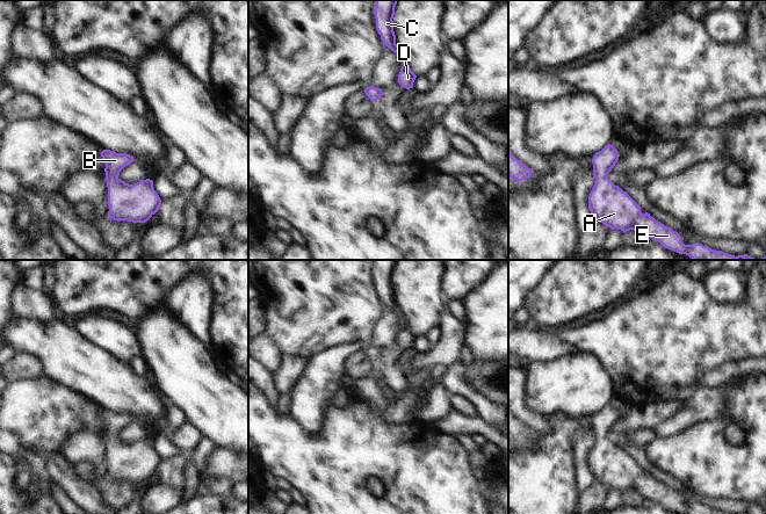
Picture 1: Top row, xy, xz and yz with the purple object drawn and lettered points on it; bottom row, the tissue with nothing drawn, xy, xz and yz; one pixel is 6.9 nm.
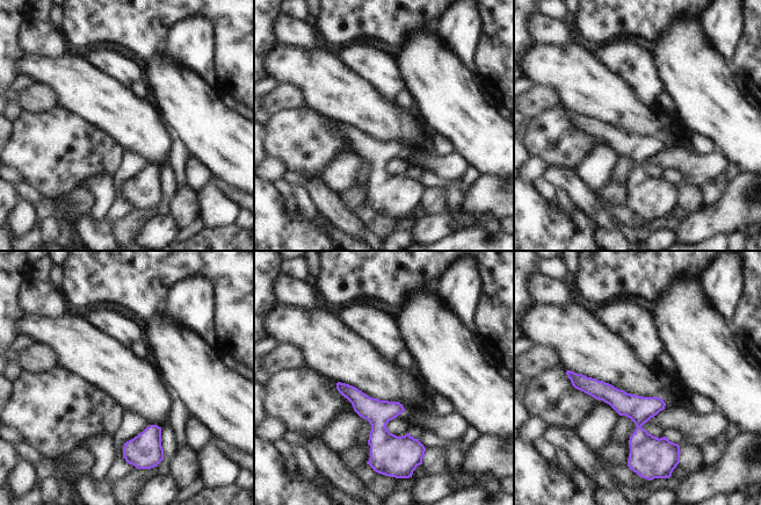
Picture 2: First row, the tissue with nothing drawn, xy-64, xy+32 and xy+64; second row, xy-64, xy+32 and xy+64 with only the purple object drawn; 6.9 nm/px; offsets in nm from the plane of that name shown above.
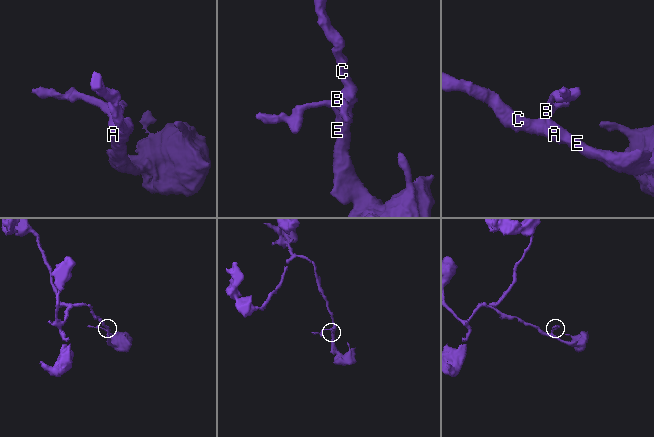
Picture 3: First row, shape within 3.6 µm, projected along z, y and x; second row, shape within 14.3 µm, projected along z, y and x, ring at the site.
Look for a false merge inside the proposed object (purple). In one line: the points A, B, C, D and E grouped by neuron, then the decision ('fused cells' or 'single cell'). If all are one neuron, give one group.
A B C D E; single cell

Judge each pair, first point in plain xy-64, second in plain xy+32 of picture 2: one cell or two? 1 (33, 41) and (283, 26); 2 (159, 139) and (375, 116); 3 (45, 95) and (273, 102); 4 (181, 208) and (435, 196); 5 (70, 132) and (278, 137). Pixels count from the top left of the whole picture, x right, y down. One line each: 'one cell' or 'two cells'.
1: one cell
2: one cell
3: one cell
4: one cell
5: one cell

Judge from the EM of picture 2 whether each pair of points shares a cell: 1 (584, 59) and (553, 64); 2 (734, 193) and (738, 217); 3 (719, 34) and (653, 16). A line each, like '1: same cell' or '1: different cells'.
1: same cell
2: same cell
3: different cells

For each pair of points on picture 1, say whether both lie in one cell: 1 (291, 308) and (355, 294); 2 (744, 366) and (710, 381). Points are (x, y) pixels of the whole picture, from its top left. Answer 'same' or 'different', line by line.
1: same
2: same

